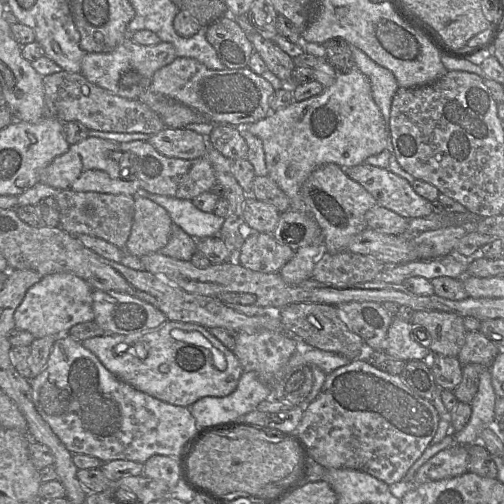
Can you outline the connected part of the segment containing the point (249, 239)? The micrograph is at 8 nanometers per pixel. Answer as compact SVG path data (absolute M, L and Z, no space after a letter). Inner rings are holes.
M248 232L238 253L237 262L250 270L277 273L294 256L295 251L280 244L272 234Z

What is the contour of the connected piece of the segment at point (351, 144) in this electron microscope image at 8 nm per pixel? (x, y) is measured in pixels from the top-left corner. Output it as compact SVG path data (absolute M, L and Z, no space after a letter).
M357 68L346 74L338 74L333 84L326 87L321 94L301 102L294 101L278 111L271 111L265 118L241 129L249 131L262 141L268 177L288 196L291 210L300 212L307 212L302 186L316 168L325 164L355 167L363 164L368 157L378 155L386 149L383 115L373 99L368 78Z

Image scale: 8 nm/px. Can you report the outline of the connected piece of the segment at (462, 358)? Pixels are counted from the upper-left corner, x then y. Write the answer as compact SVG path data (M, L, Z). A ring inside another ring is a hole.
M477 330L467 332L465 343L457 358L462 366L467 364L490 366L499 351L494 343Z

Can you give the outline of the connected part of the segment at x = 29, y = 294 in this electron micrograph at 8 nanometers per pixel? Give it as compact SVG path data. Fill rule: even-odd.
M70 273L43 276L27 290L23 301L15 310L15 328L30 332L34 338L68 334L73 326L94 321L93 291L85 280Z

